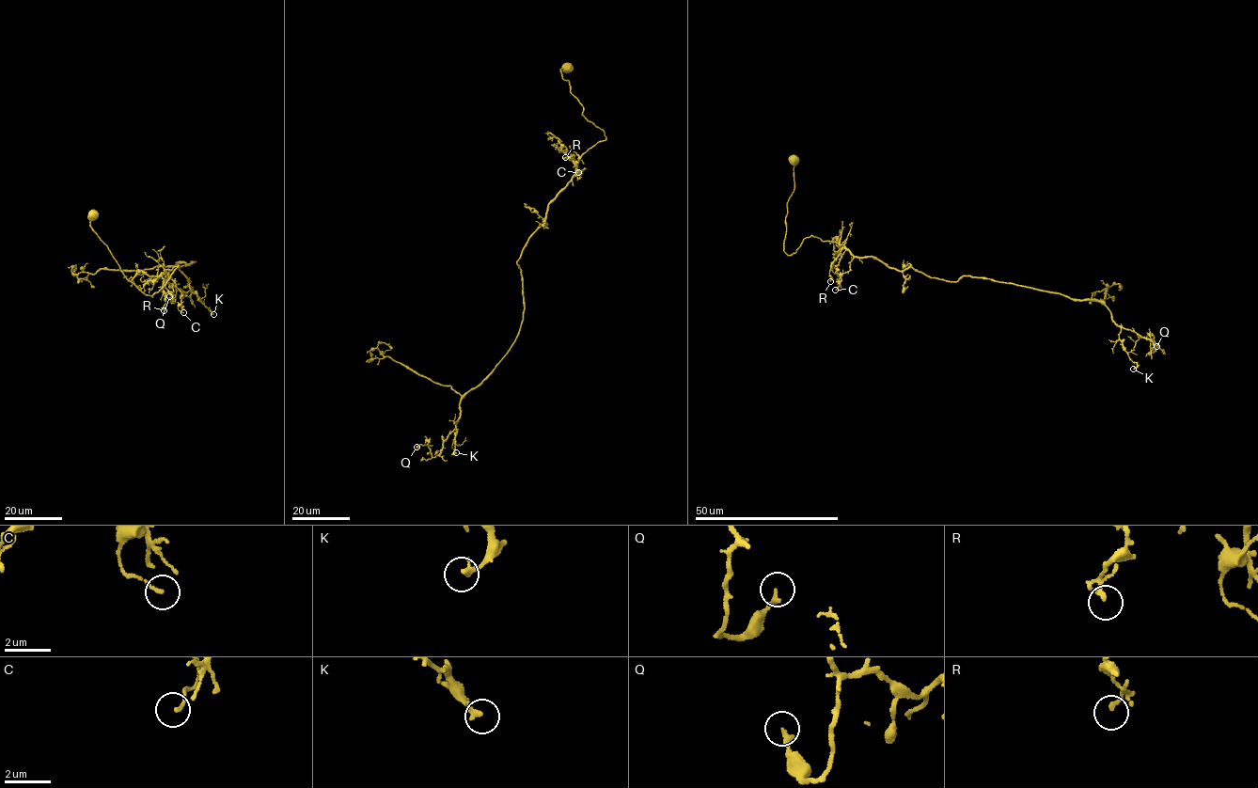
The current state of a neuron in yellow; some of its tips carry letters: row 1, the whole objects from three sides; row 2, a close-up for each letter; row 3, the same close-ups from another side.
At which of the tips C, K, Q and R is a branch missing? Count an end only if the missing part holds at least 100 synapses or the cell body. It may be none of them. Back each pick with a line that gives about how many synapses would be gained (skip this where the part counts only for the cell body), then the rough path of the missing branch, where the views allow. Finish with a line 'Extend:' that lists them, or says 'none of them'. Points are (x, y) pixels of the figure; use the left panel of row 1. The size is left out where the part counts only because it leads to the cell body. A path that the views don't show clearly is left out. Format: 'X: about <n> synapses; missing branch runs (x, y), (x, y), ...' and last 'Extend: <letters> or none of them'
Extend: none of them

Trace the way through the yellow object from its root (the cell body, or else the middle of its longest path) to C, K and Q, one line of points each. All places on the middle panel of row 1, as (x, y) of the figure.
C: (566, 67), (561, 76), (583, 116), (605, 138), (581, 155), (578, 172)
K: (566, 67), (561, 76), (583, 116), (605, 138), (576, 162), (522, 251), (520, 331), (461, 400), (456, 452)
Q: (566, 67), (583, 116), (605, 138), (576, 162), (522, 251), (515, 340), (463, 397), (440, 453), (416, 447)

